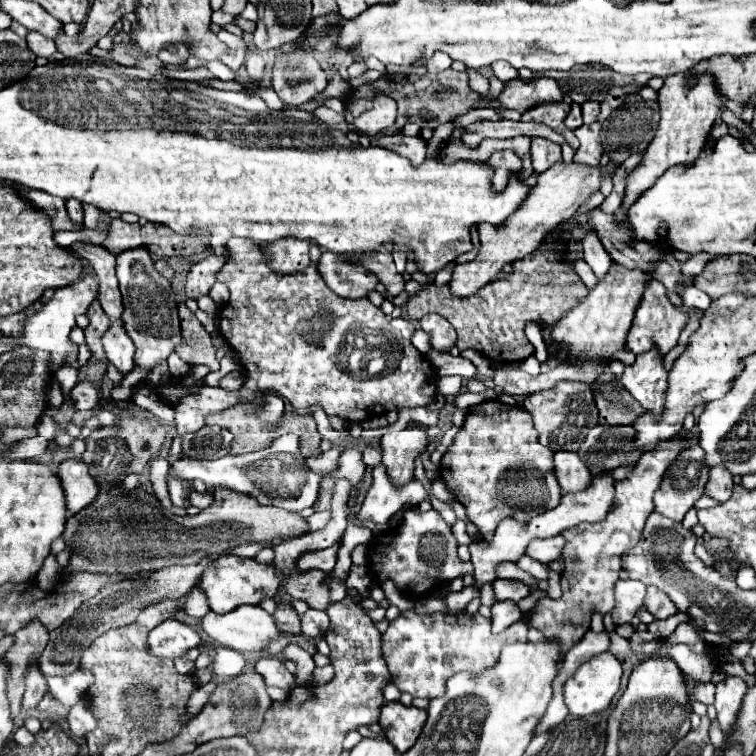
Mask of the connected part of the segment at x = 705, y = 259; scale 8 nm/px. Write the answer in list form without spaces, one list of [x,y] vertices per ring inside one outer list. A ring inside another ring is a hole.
[[[696,254],[696,256],[690,256],[690,258],[682,264],[682,274],[684,274],[684,276],[696,276],[698,272],[704,270],[704,266],[706,266],[712,258],[714,258],[712,254]]]

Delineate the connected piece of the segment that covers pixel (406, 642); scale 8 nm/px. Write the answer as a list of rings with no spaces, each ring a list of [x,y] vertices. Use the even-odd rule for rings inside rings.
[[[402,612],[392,624],[390,628],[384,632],[382,636],[382,656],[386,660],[386,666],[390,670],[392,682],[396,684],[396,688],[400,692],[410,692],[412,696],[420,696],[420,698],[436,698],[444,694],[444,686],[446,680],[450,676],[454,676],[460,670],[472,670],[472,672],[480,672],[482,668],[494,666],[498,662],[500,656],[500,648],[502,648],[502,636],[500,634],[492,634],[490,630],[490,620],[484,618],[482,614],[466,614],[466,612],[458,612],[458,614],[416,614],[416,612]]]

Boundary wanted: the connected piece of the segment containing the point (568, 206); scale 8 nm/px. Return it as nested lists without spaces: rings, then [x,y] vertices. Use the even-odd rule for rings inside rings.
[[[558,162],[548,172],[540,174],[536,186],[530,188],[526,200],[502,224],[494,226],[486,222],[478,226],[480,242],[484,244],[480,246],[476,260],[454,266],[454,276],[450,282],[450,290],[454,292],[454,296],[460,296],[460,298],[472,296],[482,286],[496,280],[502,266],[512,264],[516,258],[524,258],[536,252],[542,246],[546,234],[554,232],[562,220],[568,220],[570,216],[574,216],[576,210],[584,204],[584,200],[596,190],[600,190],[600,166],[586,168],[574,162],[572,164]]]

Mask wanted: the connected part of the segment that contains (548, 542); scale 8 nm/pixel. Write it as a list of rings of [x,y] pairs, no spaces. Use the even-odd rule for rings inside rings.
[[[558,534],[552,538],[544,538],[544,540],[532,540],[526,548],[526,556],[542,562],[542,564],[550,564],[556,558],[560,558],[562,548],[564,548],[566,540]]]

